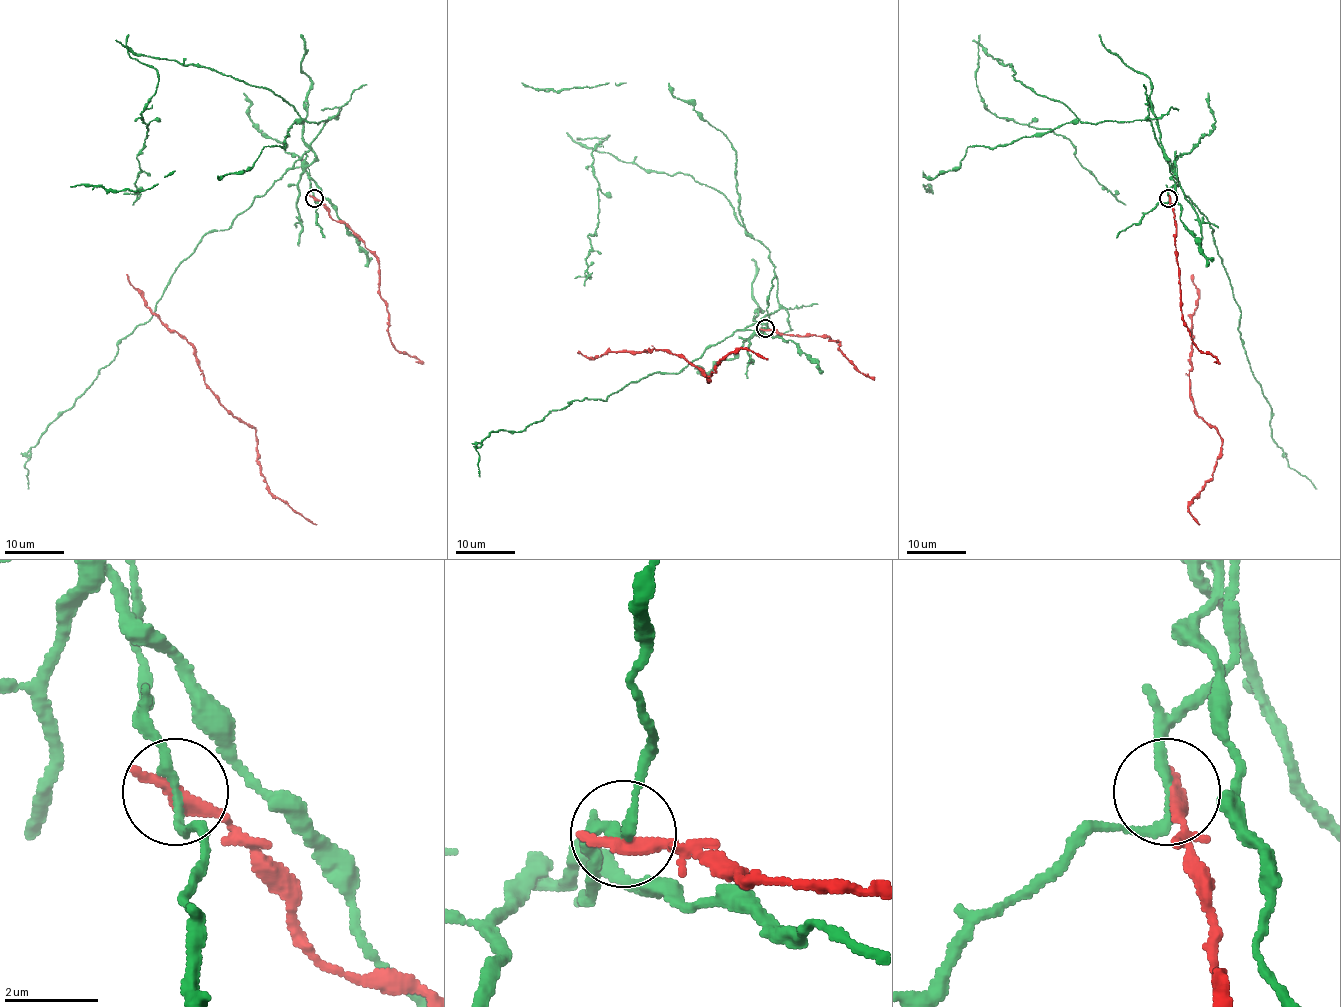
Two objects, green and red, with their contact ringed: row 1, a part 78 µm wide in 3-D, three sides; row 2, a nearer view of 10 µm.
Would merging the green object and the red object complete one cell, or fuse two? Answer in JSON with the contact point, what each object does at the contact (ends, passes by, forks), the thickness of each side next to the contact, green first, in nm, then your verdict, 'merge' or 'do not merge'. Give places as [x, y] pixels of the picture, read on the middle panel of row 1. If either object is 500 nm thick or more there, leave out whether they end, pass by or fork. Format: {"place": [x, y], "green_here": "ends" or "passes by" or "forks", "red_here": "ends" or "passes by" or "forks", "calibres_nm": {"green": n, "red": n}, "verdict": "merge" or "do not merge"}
{"place": [765, 328], "green_here": "passes by", "red_here": "ends", "calibres_nm": {"green": 180, "red": 380}, "verdict": "do not merge"}

